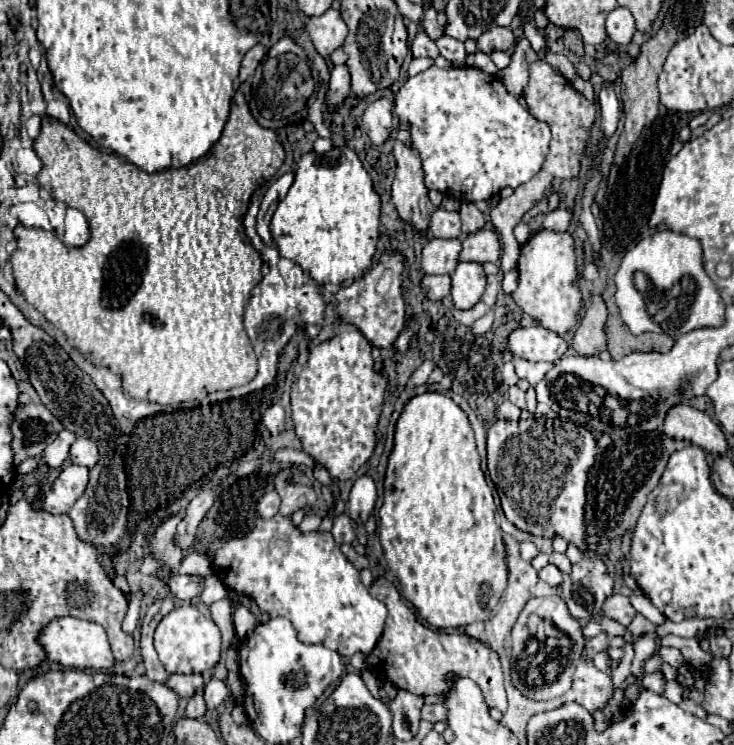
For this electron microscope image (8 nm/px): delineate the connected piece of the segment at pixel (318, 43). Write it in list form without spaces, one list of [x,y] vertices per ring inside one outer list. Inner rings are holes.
[[[328,9],[320,17],[310,17],[306,29],[308,29],[308,35],[310,35],[316,51],[322,57],[328,57],[334,49],[338,49],[348,35],[348,27],[346,27],[342,15],[334,9]]]

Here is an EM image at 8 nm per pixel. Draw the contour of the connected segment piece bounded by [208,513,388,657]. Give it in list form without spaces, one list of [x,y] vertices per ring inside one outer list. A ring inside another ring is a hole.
[[[278,513],[272,519],[258,517],[256,527],[242,537],[226,535],[224,539],[216,539],[216,543],[208,547],[208,555],[226,589],[248,595],[252,601],[256,601],[260,611],[268,613],[270,617],[286,617],[296,627],[296,635],[302,643],[324,643],[324,647],[352,657],[358,651],[368,655],[382,635],[382,627],[388,615],[386,605],[368,593],[360,581],[360,573],[342,555],[340,545],[328,531],[302,533],[300,527],[292,523],[292,517]]]

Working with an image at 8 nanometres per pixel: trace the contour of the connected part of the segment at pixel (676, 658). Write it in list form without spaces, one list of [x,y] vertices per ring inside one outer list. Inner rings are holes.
[[[660,647],[660,649],[658,649],[658,655],[660,655],[662,663],[668,663],[668,665],[672,665],[672,667],[684,663],[682,653],[680,653],[678,649],[674,649],[674,647]]]

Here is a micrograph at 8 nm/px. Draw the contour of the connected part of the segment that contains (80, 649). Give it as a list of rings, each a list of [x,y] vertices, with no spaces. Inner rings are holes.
[[[62,617],[54,619],[48,627],[40,631],[38,641],[44,645],[48,659],[56,661],[64,667],[74,667],[74,669],[94,669],[94,671],[108,671],[116,665],[114,655],[110,651],[110,643],[106,637],[106,631],[92,621],[82,621],[74,617]]]

